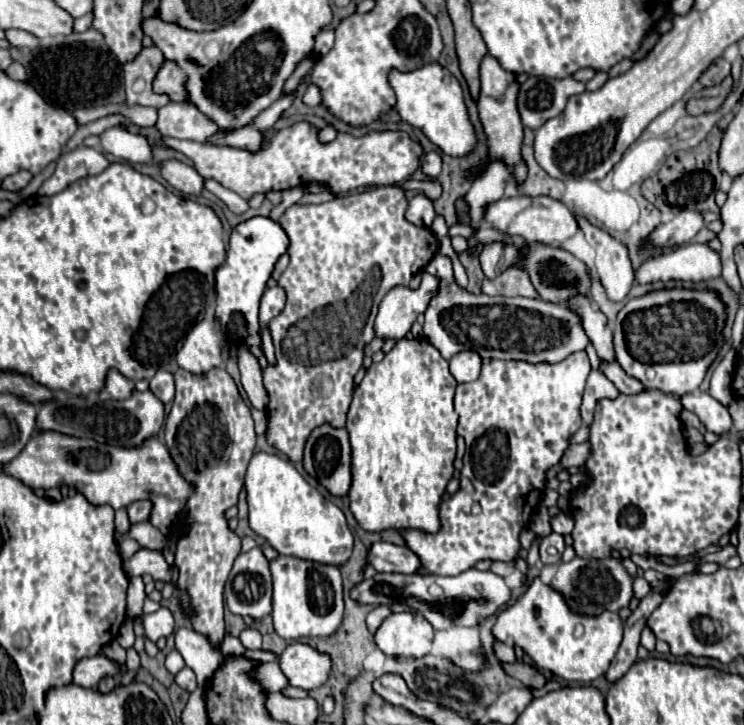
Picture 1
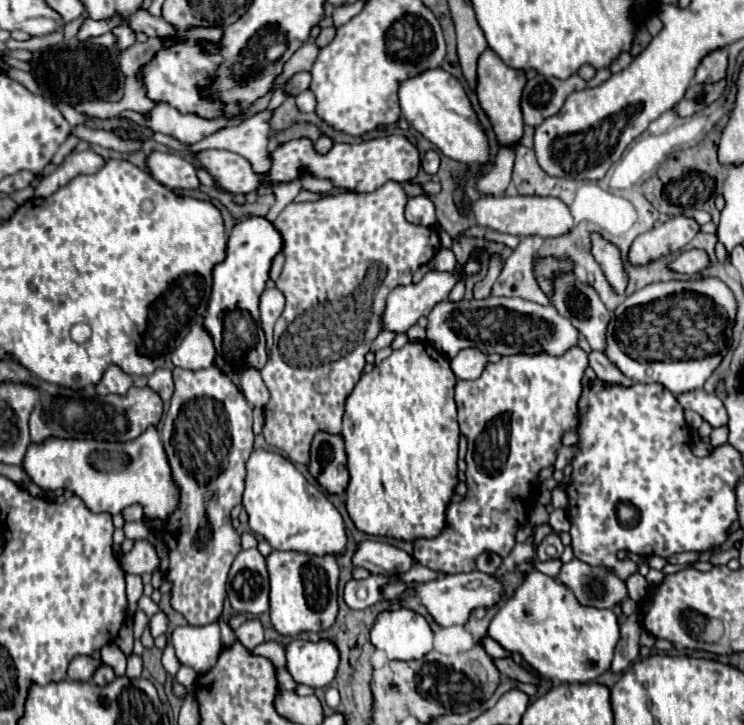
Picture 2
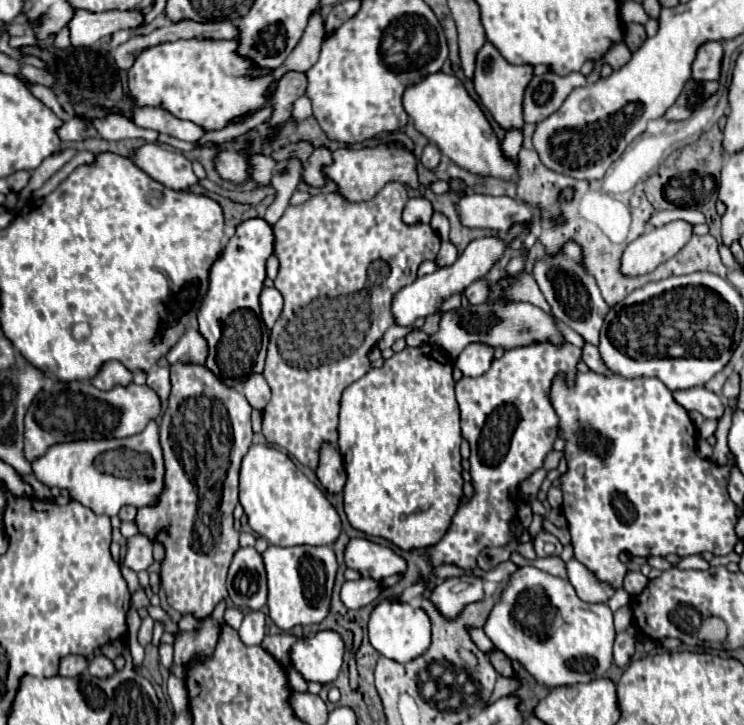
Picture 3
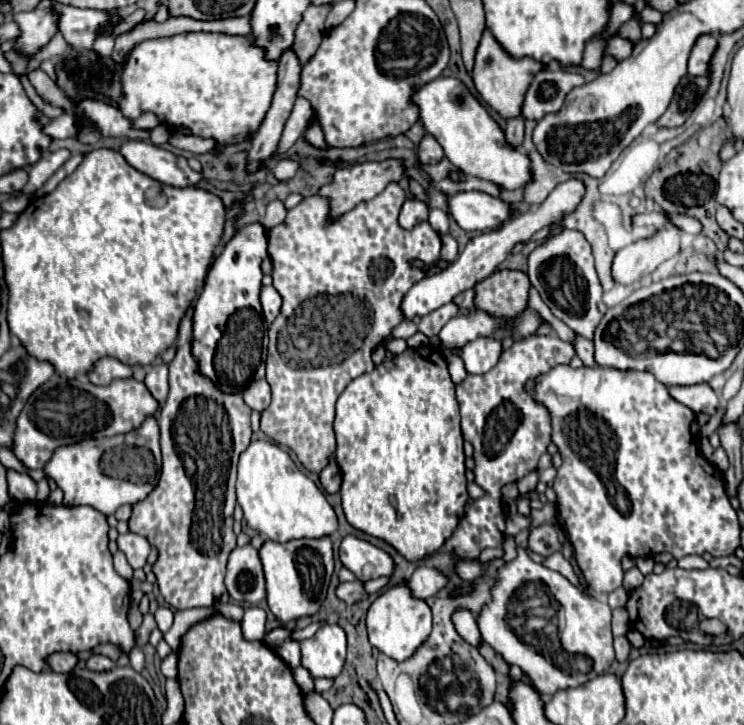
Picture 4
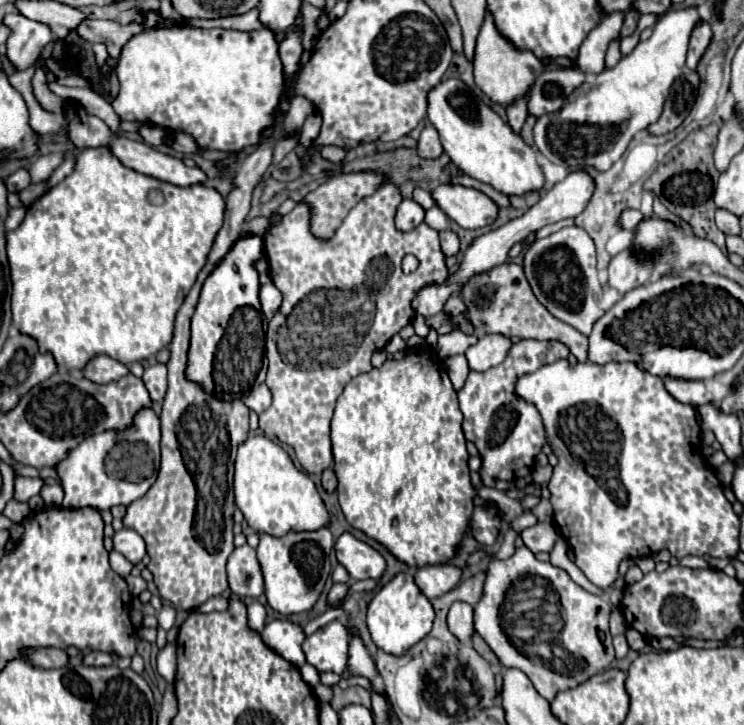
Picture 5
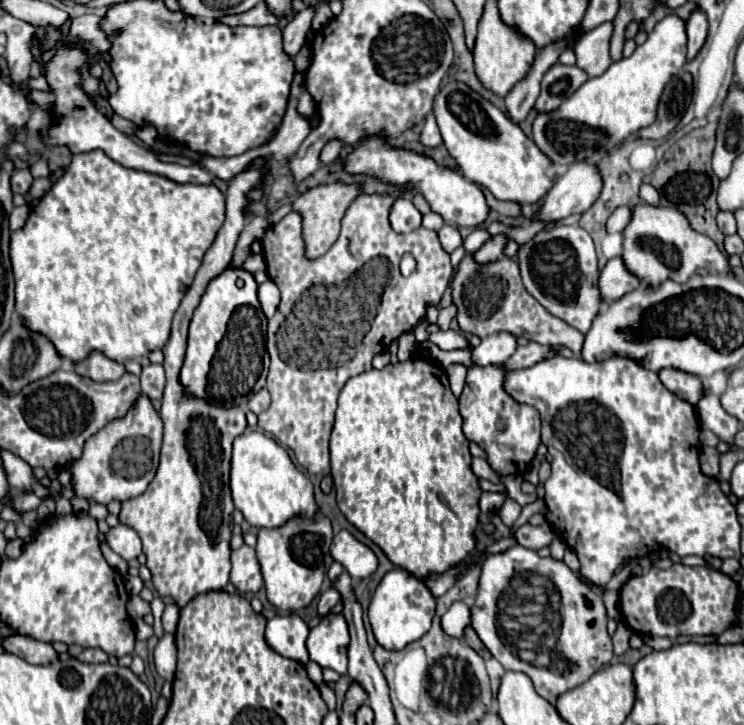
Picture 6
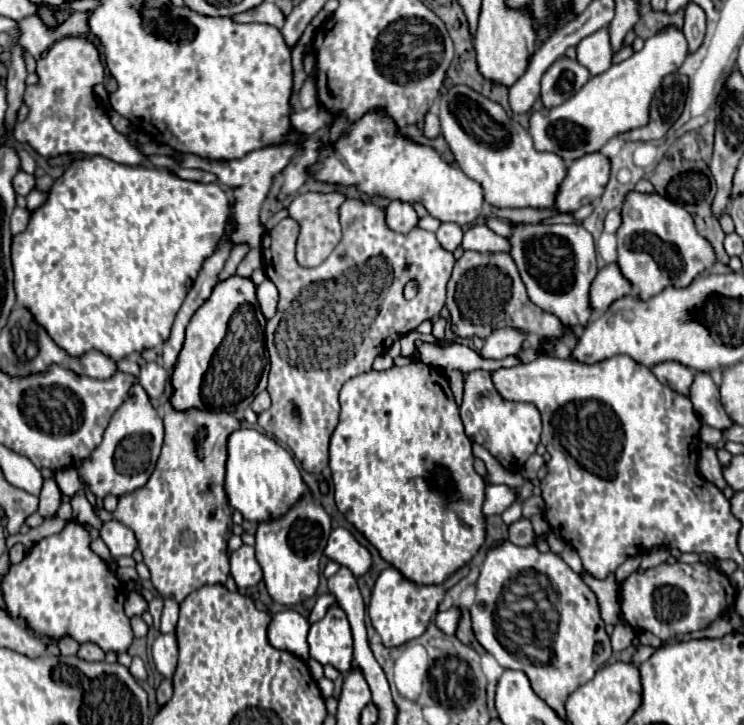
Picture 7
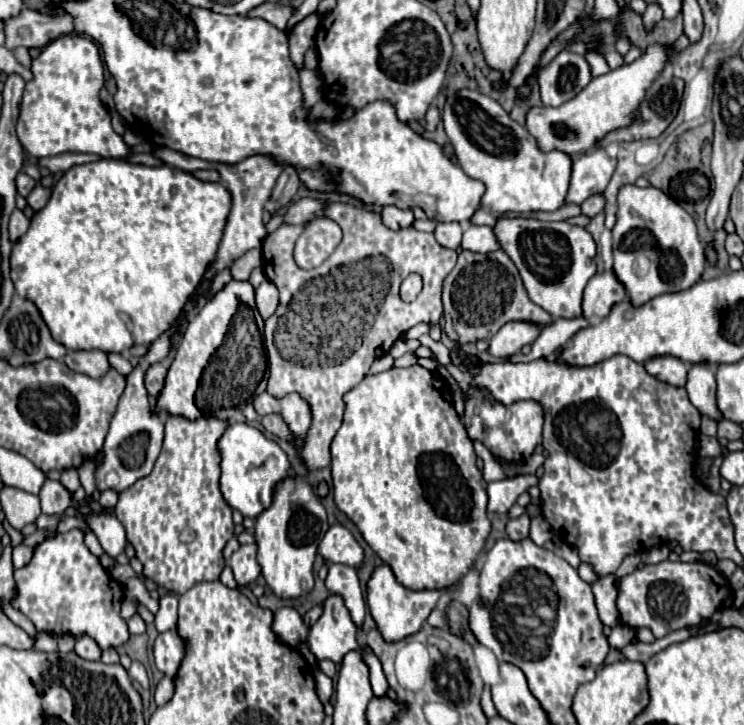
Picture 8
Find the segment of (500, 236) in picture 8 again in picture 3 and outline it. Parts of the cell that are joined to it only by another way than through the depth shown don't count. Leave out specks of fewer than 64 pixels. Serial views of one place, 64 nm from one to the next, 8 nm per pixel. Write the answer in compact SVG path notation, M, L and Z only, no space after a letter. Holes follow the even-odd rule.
M566 240L556 254L546 254L538 258L532 268L532 276L538 282L546 302L552 308L552 314L576 330L586 342L598 344L598 334L604 316L608 314L608 306L602 300L600 288L594 276L584 266L584 252L576 240Z

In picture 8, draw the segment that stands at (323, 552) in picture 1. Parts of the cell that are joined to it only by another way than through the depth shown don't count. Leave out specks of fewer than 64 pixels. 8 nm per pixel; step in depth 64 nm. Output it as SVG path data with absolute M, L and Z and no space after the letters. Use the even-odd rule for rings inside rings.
M246 422L228 424L226 432L218 440L220 452L220 490L224 500L242 516L256 518L272 502L272 488L278 480L294 474L286 452L270 438L266 438L258 428Z

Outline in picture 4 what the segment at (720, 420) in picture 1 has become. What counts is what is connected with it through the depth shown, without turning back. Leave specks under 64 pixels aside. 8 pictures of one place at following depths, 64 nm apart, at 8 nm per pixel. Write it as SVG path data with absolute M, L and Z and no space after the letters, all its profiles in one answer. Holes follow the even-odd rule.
M692 384L692 386L668 386L668 392L680 404L692 408L694 412L714 414L718 408L718 396L708 384Z

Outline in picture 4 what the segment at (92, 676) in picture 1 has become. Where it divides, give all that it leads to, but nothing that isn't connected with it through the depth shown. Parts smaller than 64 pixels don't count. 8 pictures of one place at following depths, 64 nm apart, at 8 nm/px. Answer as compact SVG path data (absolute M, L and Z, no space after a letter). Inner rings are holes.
M54 652L46 656L46 664L54 672L70 672L76 666L78 658L72 652Z

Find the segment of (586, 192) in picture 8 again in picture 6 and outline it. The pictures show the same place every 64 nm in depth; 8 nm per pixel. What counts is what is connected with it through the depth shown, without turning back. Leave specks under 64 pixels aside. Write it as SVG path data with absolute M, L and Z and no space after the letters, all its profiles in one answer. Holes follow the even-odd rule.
M588 160L572 164L548 192L538 212L538 218L560 220L576 212L586 212L598 200L600 192L602 174L598 166Z

